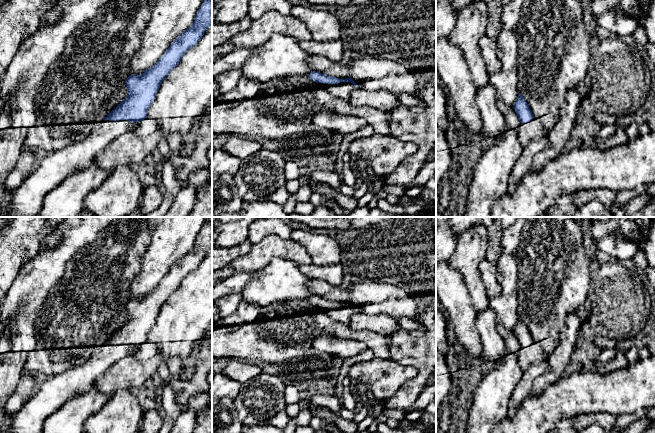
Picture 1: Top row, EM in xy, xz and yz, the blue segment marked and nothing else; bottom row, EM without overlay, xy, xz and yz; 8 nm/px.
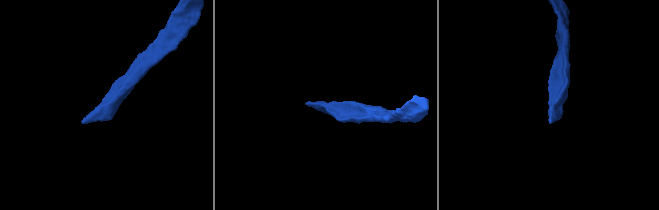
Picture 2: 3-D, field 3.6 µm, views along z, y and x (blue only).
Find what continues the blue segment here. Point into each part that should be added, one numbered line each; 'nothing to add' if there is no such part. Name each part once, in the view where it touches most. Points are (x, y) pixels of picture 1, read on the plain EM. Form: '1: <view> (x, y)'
1: xz (343, 314)

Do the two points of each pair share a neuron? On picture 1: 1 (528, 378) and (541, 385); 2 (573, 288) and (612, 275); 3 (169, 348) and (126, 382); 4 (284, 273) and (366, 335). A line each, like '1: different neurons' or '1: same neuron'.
1: different neurons
2: different neurons
3: different neurons
4: different neurons

